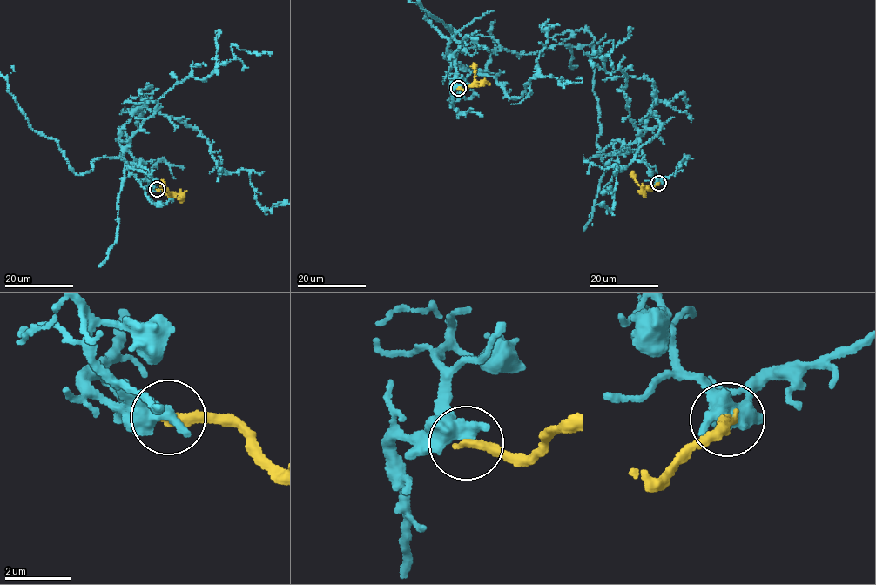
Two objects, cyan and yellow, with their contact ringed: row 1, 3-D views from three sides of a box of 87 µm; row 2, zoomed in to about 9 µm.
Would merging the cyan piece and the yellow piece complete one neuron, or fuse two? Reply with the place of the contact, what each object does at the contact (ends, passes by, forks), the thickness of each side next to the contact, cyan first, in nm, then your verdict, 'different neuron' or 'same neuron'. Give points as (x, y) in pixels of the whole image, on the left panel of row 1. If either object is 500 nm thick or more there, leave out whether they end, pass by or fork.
at (157, 189); 650 nm thick on the cyan side, 320 nm on the other; different neuron

